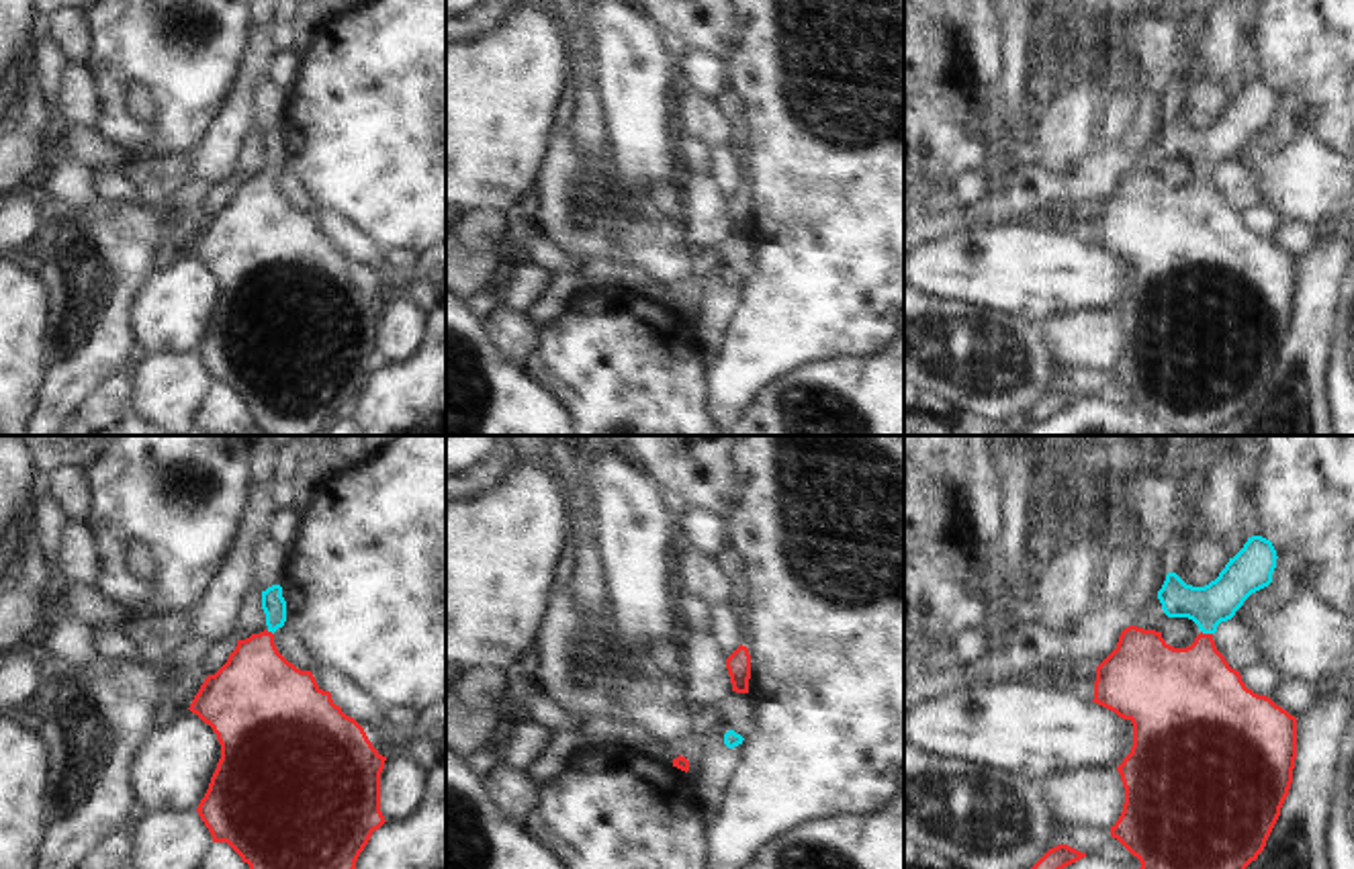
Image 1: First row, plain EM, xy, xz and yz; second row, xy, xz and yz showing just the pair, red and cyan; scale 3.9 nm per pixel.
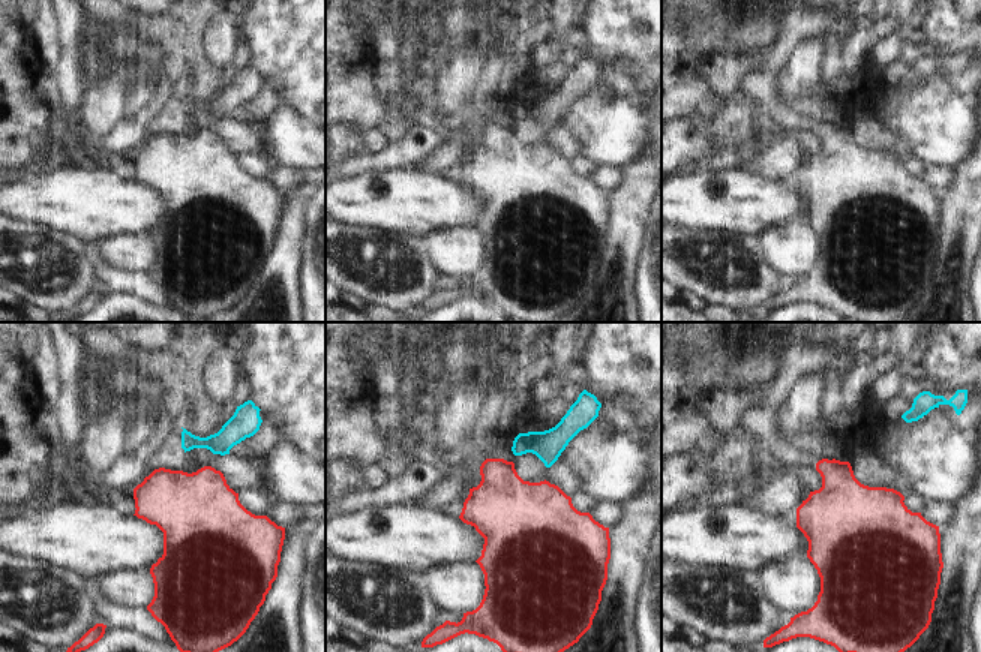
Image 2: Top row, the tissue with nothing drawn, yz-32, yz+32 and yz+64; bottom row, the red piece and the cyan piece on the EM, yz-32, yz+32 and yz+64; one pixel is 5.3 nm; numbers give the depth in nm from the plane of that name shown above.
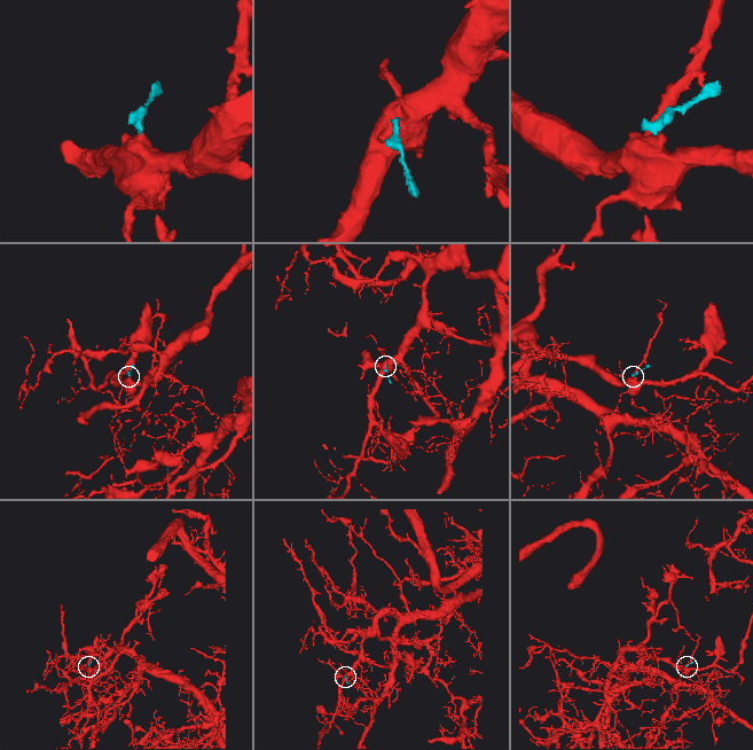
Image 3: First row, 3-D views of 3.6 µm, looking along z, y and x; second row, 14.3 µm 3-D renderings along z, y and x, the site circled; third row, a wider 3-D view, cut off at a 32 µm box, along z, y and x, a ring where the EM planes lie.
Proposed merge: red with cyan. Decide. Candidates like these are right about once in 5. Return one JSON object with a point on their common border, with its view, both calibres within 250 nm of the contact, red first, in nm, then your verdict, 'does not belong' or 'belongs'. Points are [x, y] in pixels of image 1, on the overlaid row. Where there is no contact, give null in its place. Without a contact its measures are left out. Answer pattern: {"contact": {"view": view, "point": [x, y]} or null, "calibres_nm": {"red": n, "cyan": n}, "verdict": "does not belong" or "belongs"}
{"contact": {"view": "yz", "point": [1207, 634]}, "calibres_nm": {"red": 380, "cyan": 160}, "verdict": "belongs"}

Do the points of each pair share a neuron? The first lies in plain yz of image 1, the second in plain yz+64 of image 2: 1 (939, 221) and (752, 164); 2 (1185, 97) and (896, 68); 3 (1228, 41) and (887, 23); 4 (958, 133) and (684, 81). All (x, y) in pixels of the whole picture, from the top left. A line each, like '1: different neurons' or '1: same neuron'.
1: different neurons
2: same neuron
3: different neurons
4: same neuron

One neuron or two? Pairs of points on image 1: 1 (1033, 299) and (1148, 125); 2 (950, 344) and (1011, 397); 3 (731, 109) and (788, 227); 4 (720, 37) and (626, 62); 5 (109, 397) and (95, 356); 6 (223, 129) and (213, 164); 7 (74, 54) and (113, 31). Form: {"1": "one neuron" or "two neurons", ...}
{"1": "two neurons", "2": "one neuron", "3": "two neurons", "4": "two neurons", "5": "two neurons", "6": "one neuron", "7": "two neurons"}

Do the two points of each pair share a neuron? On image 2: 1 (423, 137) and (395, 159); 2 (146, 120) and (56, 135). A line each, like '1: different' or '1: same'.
1: same
2: different

